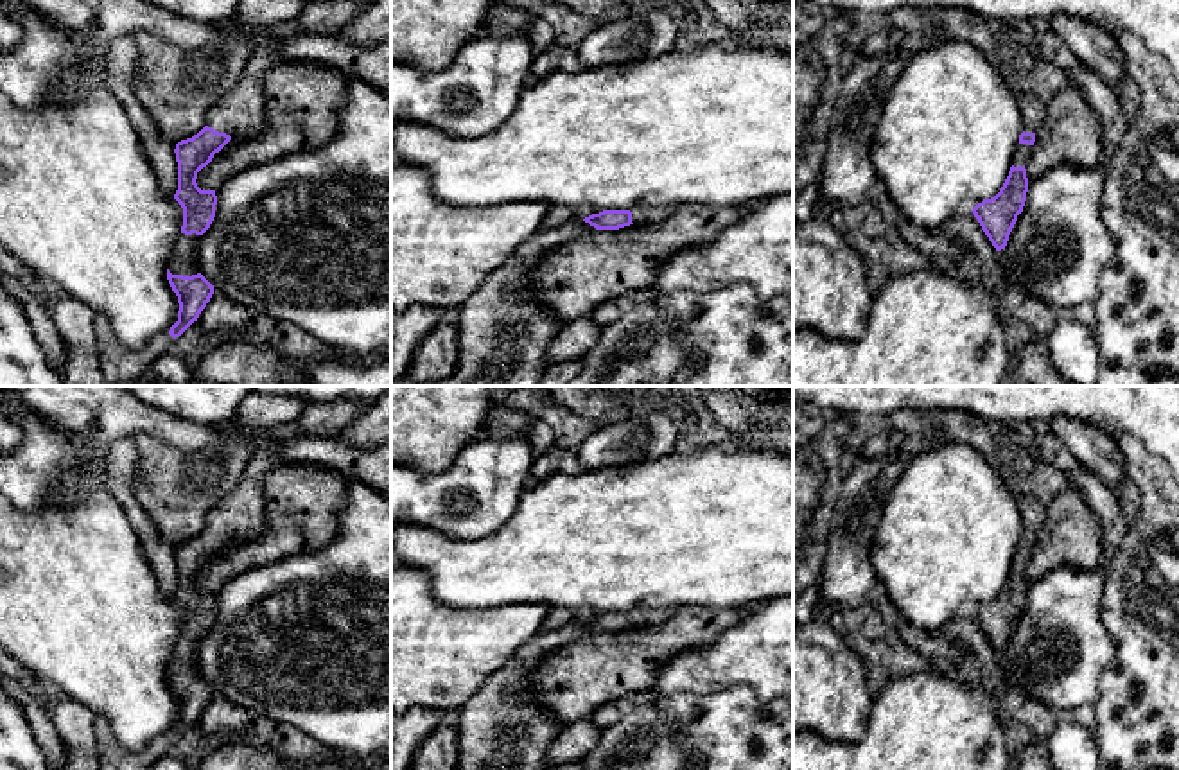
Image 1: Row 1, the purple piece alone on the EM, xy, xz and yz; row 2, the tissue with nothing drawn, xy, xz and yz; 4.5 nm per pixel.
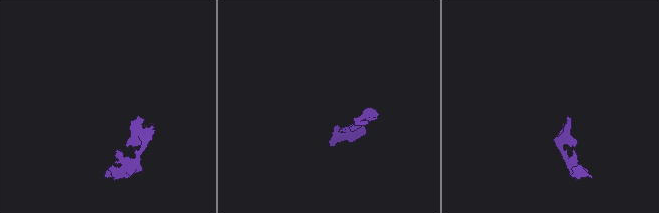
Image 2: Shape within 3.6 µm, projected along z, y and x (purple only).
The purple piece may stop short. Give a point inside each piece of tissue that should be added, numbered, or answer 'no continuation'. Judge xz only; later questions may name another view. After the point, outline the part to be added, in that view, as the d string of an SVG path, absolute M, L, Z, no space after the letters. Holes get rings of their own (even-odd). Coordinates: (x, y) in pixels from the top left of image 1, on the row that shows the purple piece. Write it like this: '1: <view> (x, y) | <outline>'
1: xz (643, 214) | M639 206L639 208L632 208L632 223L633 224L651 224L651 223L660 223L666 217L669 217L669 214L673 212L671 206Z

